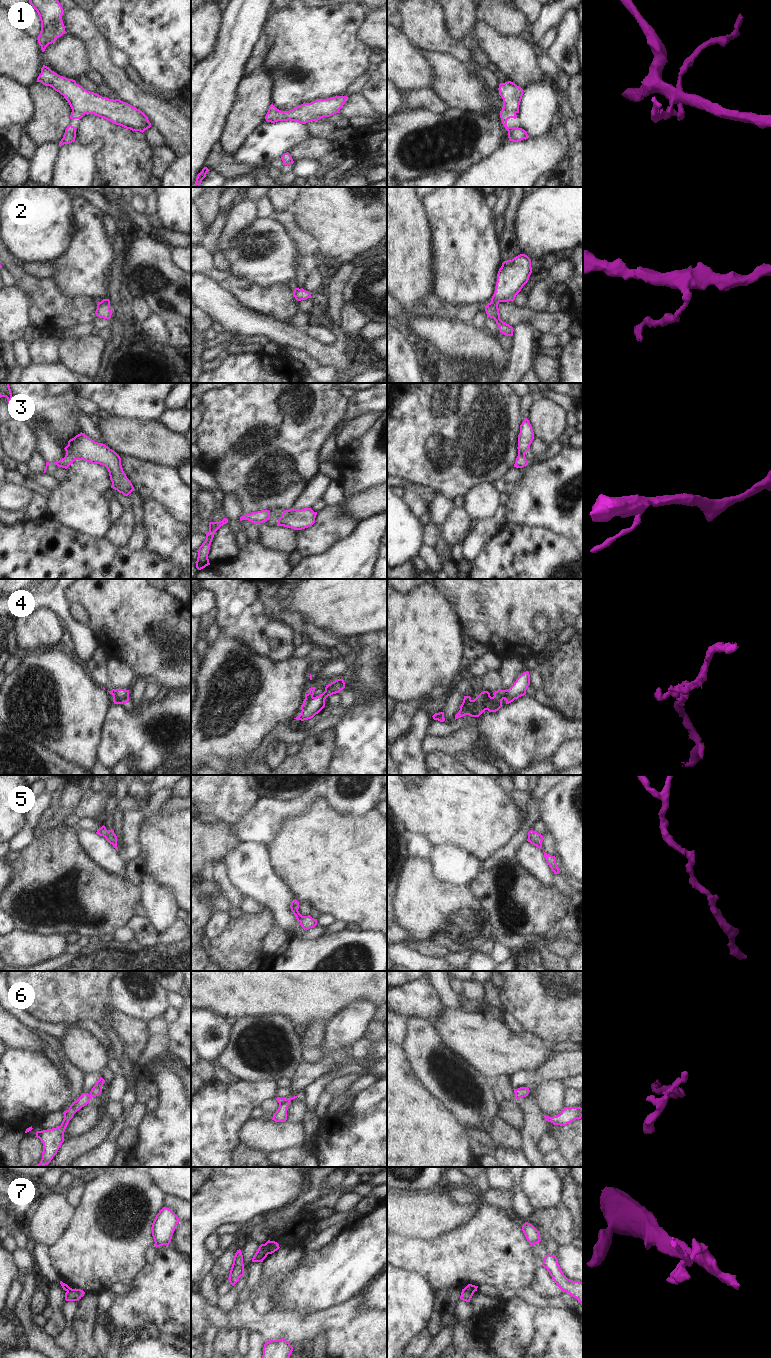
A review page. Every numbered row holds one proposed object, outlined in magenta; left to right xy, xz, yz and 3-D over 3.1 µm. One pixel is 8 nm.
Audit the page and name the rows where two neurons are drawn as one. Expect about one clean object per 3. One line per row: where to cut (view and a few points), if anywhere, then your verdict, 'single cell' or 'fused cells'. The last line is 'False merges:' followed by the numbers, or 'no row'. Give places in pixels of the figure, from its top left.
1: xz (276, 108), (267, 121) | fused cells
2: yz (491, 301), (498, 303) | fused cells
3: no cut | single cell
4: xy (114, 690), (114, 694), (124, 702) | fused cells
5: no cut | single cell
6: xy (89, 1095), (91, 1098) | fused cells
7: yz (463, 1289), (473, 1292) | fused cells
False merges: 1, 2, 4, 6, 7

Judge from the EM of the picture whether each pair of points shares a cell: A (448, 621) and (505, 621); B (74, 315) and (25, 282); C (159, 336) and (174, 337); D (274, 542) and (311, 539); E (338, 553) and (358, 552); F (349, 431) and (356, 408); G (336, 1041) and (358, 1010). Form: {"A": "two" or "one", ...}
{"A": "two", "B": "one", "C": "two", "D": "two", "E": "one", "F": "two", "G": "one"}

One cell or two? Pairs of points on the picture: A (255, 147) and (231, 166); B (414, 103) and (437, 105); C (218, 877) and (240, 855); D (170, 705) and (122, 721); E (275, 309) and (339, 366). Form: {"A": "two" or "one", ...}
{"A": "two", "B": "one", "C": "two", "D": "one", "E": "two"}

